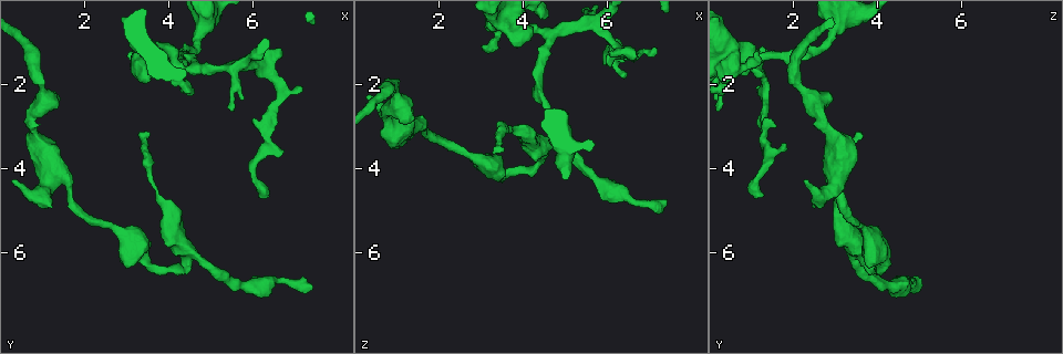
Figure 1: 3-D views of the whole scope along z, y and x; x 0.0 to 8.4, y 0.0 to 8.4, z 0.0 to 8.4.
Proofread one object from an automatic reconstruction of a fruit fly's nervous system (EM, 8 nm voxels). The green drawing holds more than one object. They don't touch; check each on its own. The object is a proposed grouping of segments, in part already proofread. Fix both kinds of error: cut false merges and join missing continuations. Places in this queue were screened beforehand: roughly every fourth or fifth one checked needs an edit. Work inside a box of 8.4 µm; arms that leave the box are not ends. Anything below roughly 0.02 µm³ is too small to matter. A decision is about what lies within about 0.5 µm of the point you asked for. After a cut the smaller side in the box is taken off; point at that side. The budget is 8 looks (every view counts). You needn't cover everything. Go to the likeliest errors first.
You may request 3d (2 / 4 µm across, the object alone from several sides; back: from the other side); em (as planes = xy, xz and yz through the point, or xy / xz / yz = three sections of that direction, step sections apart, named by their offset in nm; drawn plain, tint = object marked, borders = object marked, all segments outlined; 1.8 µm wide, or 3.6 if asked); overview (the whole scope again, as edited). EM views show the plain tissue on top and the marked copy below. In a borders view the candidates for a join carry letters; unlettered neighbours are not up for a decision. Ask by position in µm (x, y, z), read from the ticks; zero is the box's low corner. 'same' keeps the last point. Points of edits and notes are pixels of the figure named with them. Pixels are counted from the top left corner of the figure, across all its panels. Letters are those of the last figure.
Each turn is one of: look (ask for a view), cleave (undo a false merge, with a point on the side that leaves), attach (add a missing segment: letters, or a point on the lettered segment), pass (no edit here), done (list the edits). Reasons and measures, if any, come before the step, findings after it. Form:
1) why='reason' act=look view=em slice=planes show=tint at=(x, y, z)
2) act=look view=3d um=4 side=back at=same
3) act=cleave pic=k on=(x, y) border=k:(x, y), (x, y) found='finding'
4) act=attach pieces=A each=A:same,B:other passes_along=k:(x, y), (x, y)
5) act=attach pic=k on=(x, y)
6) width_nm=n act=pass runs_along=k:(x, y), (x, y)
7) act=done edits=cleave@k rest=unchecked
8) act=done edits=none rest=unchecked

why='an open end' act=look view=3d um=2 at=(7.40, 6.80, 4.75)

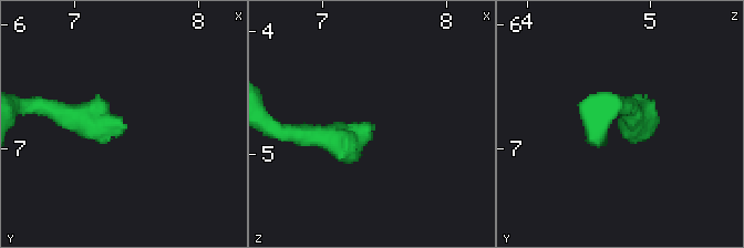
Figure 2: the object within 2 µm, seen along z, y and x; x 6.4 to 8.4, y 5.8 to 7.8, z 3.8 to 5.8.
why='need the tissue' act=look view=em slice=xz step=8 show=borders at=(7.40, 6.82, 4.76)

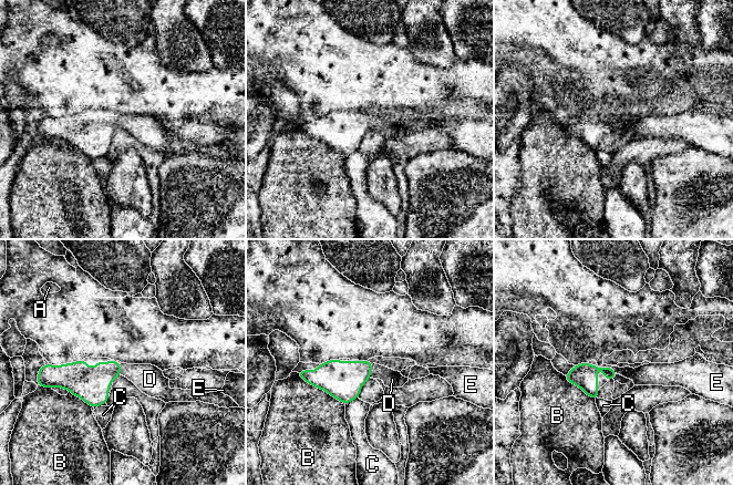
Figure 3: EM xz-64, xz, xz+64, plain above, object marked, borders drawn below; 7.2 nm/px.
act=look view=em slice=planes show=borders at=same

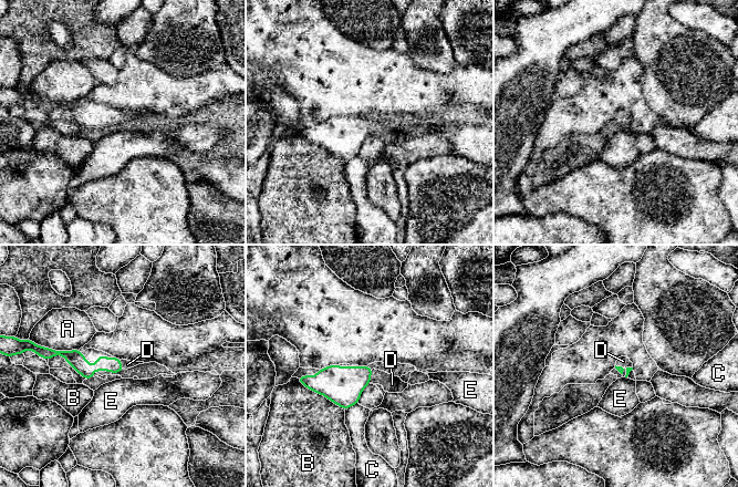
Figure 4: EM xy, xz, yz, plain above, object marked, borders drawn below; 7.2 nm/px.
act=attach pieces=D each=A:other,B:other,C:other,D:same,E:other passes_along=4:(343, 386), (370, 374), (392, 384) found='the cell continues'

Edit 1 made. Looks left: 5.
why='branch stops here' act=look view=em slice=xy step=16 show=tint at=(6.25, 4.65, 1.30)

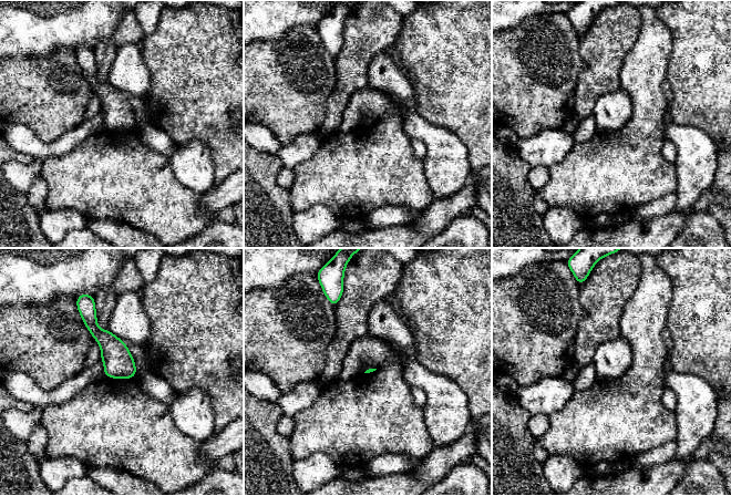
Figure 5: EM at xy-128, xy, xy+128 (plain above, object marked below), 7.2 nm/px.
why='another direction' act=look view=em slice=planes show=borders at=same

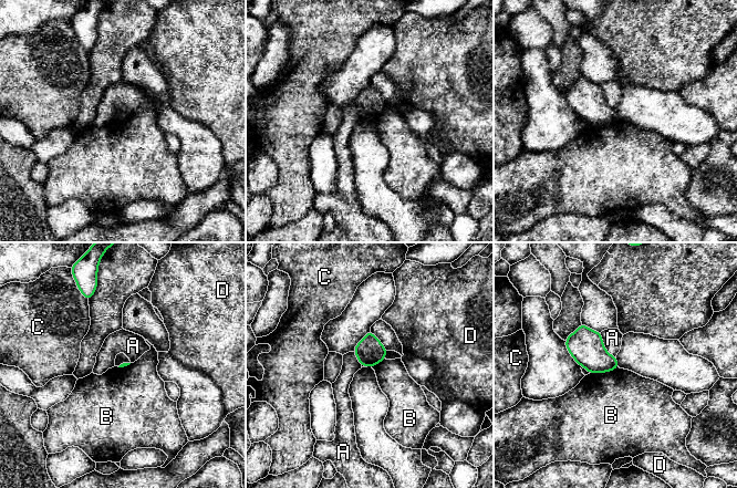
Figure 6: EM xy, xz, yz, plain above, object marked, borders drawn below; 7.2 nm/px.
act=pass each=A:other,B:other,C:other,D:other border=6:(618, 366), (610, 371), (590, 373) found='no lettered segment goes on from it'

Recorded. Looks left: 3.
why='free end' act=look view=em slice=xz step=4 show=tint at=(7.10, 2.05, 1.15)

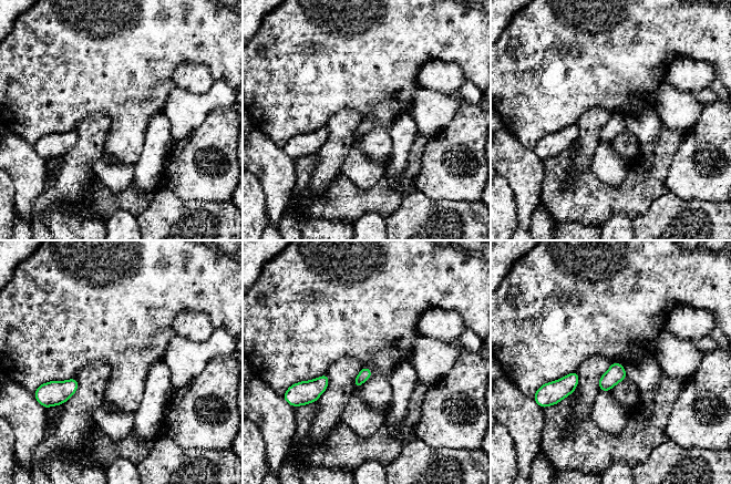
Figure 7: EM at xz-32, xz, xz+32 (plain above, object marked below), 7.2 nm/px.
why='another direction' act=look view=em slice=planes show=borders at=same

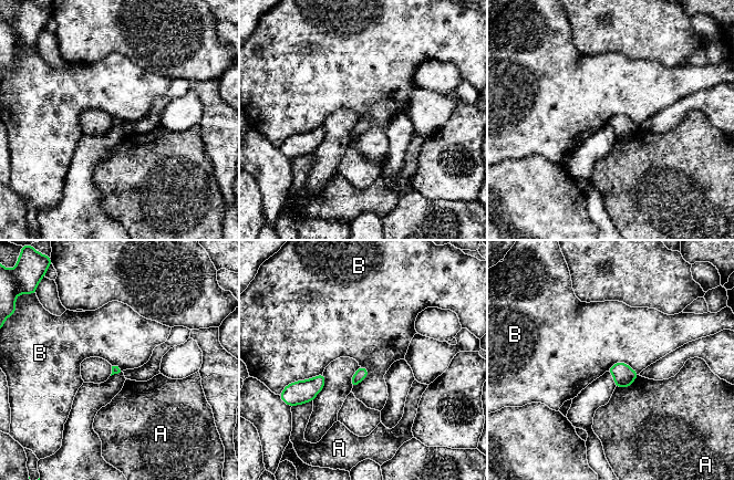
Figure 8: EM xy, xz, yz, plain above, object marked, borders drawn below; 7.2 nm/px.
act=pass each=A:other,B:other border=8:(322, 373), (289, 384) found='no lettered segment goes on from it'

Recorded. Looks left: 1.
act=done edits=attach@4 rest=unchecked

